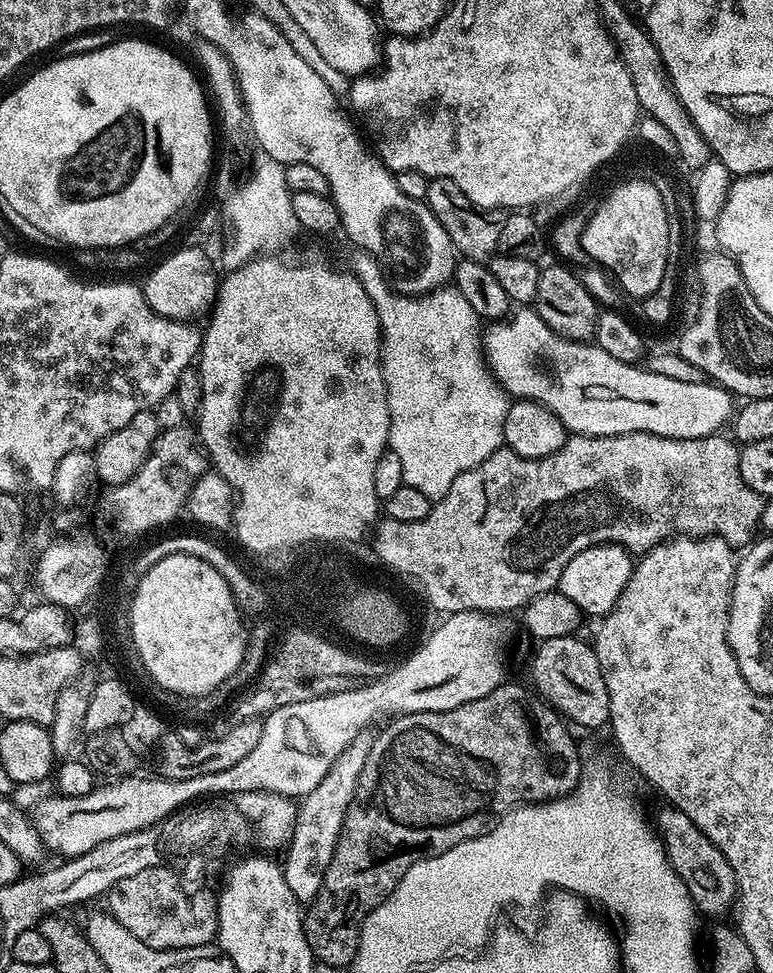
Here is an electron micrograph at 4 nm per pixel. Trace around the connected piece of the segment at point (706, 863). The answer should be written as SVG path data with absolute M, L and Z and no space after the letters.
M664 806L664 809L656 816L656 824L654 820L654 828L658 833L660 843L664 845L664 852L668 855L668 864L678 874L678 878L682 878L682 882L686 886L686 890L690 894L693 904L696 906L697 913L708 916L716 916L712 918L720 918L724 911L733 907L737 890L736 875L730 866L730 862L726 862L726 854L722 854L722 850L718 850L718 846L714 846L714 842L710 842L710 838L706 838L706 834L702 834L698 830L698 826L694 826L694 822L690 822L690 818L686 818L686 814L682 814L682 810L671 806Z

